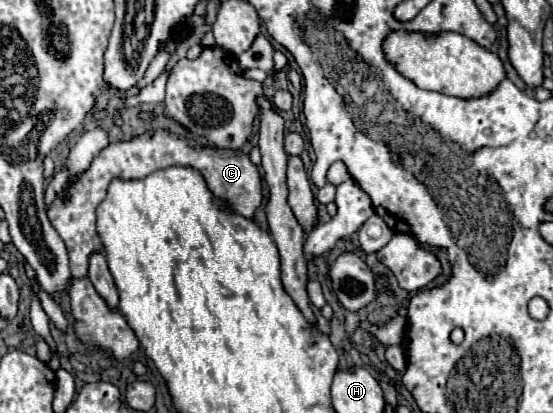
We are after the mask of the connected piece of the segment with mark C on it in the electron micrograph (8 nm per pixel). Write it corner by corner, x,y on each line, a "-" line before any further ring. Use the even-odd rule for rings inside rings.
149,131
141,137
135,137
125,143
111,143
105,147
91,163
91,167
77,179
75,185
69,187
69,195
57,195
47,217
59,237
65,241
69,251
69,267
73,277
87,277
89,255
93,251
101,251
101,239
95,231
95,207
105,199
107,185
113,177
121,179
141,179
157,169
165,169
171,165
189,165
203,173
209,189
219,199
227,199
227,203
243,217
253,217
255,209
261,205
261,177
257,167
243,153
219,151
213,147
199,145
195,141
171,135
167,131

